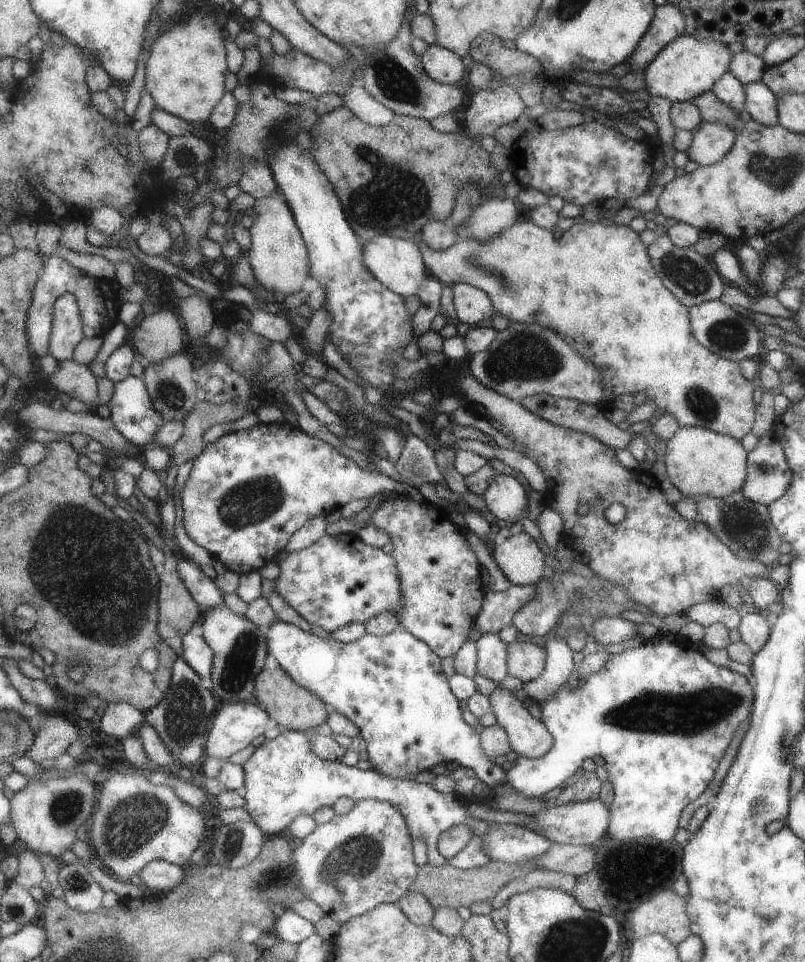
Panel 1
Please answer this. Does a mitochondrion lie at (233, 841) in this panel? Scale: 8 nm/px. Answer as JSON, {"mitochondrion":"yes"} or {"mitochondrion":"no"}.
{"mitochondrion":"yes"}

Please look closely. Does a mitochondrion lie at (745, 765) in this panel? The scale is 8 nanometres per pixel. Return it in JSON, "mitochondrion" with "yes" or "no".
{"mitochondrion":"no"}

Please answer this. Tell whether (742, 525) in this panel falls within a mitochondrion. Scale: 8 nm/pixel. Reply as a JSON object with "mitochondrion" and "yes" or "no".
{"mitochondrion":"yes"}

